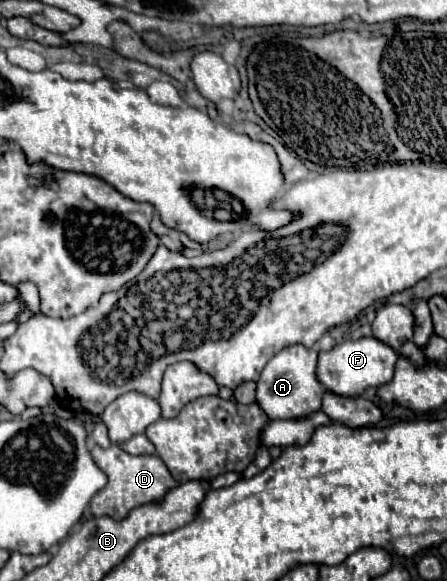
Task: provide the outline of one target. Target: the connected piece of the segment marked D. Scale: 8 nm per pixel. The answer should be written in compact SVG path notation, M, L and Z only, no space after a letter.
M112 444L110 448L94 446L92 458L98 464L98 468L108 476L108 484L90 500L90 510L94 516L110 516L114 520L122 520L130 514L130 510L138 506L144 506L150 502L162 502L166 492L180 484L172 478L166 464L156 454L132 456L132 454L126 454L126 450L122 450L120 446Z

